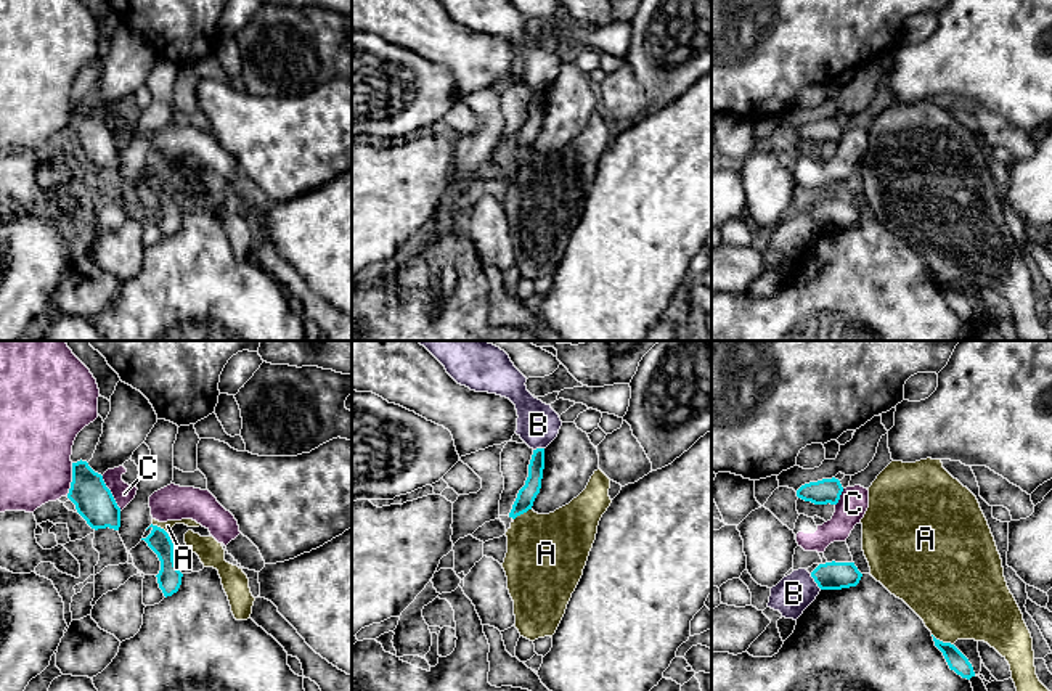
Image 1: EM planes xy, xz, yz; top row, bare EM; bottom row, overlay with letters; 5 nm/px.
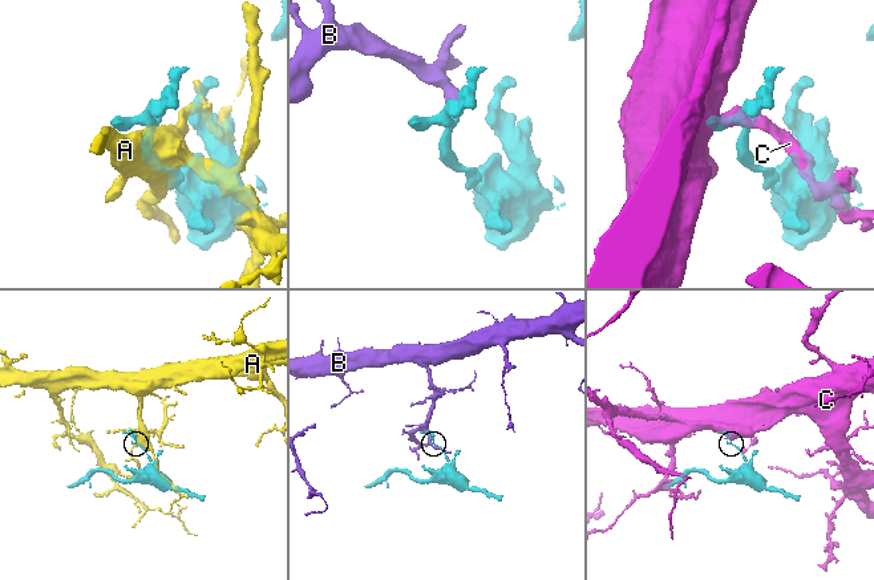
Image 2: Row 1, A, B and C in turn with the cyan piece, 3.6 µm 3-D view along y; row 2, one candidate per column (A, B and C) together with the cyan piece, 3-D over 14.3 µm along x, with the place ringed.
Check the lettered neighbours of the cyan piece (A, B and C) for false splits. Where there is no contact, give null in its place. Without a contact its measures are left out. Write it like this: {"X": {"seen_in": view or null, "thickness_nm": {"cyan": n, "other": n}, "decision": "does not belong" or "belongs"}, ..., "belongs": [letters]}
{"A": {"seen_in": "yz", "thickness_nm": {"cyan": 90, "other": 440}, "decision": "does not belong"}, "B": {"seen_in": "yz", "thickness_nm": {"cyan": 140, "other": 190}, "decision": "does not belong"}, "C": {"seen_in": "xy", "thickness_nm": {"cyan": 190, "other": 100}, "decision": "does not belong"}, "belongs": []}

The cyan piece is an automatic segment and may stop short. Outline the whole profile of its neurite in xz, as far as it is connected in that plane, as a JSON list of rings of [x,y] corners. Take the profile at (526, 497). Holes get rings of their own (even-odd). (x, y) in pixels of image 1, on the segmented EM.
[[[536,448],[533,450],[528,464],[528,477],[525,480],[525,485],[517,493],[509,517],[516,519],[517,516],[532,509],[533,501],[541,489],[543,469],[544,469],[544,448]]]

